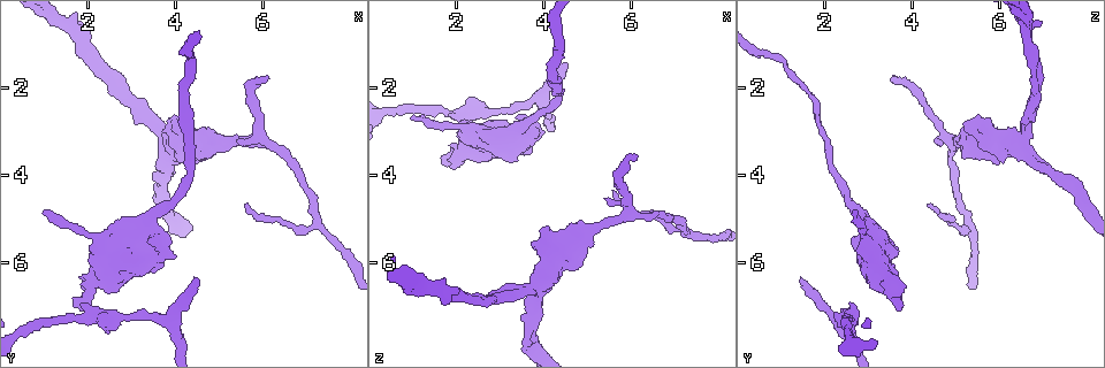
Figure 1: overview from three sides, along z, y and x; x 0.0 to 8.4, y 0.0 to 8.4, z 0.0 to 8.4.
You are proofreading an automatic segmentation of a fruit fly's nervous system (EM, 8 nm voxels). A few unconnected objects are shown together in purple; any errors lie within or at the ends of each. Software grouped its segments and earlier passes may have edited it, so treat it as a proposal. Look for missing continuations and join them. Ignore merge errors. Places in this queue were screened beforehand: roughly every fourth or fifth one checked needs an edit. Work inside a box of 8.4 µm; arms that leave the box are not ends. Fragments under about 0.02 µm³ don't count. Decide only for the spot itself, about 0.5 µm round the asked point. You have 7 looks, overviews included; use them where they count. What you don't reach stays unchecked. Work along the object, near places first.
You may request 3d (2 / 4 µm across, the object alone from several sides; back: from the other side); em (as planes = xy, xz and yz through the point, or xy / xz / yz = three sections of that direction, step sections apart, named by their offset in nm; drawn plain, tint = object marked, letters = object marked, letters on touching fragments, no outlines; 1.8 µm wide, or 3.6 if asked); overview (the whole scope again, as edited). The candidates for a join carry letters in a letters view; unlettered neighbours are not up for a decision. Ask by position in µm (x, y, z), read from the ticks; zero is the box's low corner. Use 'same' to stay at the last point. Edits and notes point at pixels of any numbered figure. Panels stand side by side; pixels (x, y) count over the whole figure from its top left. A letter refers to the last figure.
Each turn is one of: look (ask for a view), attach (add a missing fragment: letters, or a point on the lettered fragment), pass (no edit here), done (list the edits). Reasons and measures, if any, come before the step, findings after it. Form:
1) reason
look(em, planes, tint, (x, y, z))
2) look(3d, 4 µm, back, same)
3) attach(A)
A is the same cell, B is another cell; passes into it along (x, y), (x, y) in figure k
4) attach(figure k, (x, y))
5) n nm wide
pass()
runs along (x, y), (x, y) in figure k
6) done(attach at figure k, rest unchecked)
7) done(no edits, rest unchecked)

free end
look(3d, 4 µm, (4.50, 6.35, 1.40))

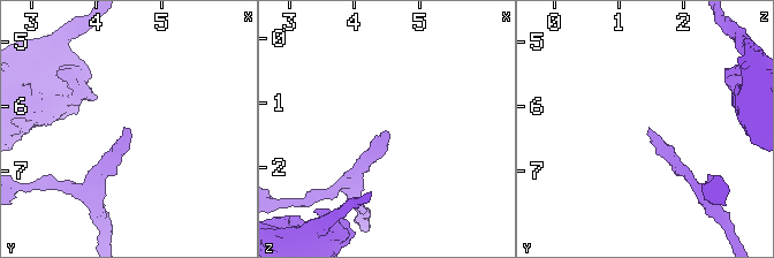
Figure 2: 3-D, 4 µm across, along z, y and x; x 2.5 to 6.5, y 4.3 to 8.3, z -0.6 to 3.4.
need the tissue
look(em, xy, step 4, tint, (4.55, 6.40, 1.45))

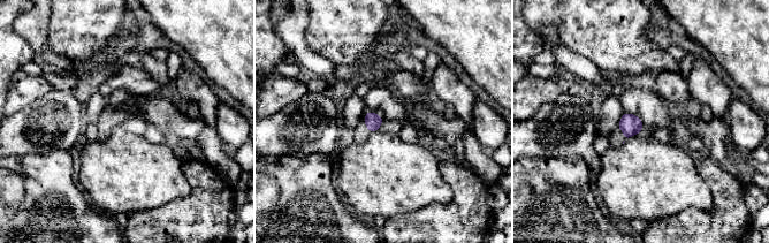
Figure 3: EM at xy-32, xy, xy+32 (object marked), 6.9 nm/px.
another direction
look(em, planes, letters, same)

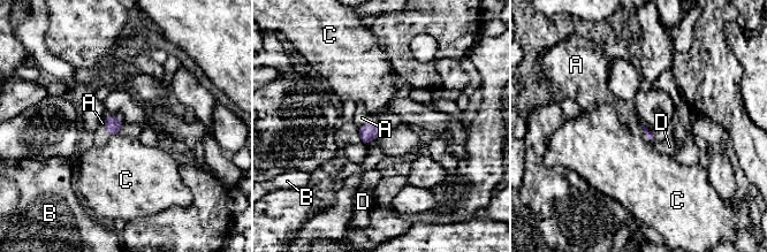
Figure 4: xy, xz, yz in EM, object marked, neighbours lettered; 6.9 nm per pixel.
attach(A)
A is the same cell, B, C and D are other cells; passes into it along (367, 132), (366, 124), (362, 117) in figure 4; the neuron continues

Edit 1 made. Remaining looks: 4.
free end
look(em, 3.6 µm, planes, plain, (1.70, 7.00, 3.60))

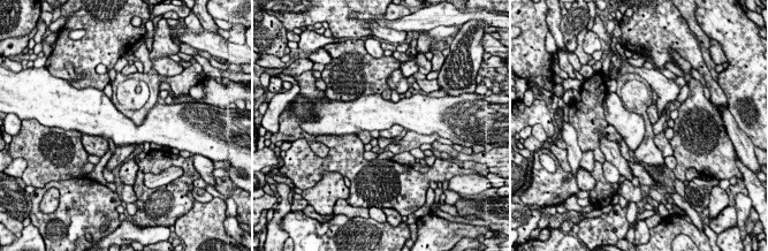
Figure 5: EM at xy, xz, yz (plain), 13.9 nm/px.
what lies round it
look(em, 3.6 µm, planes, letters, same)

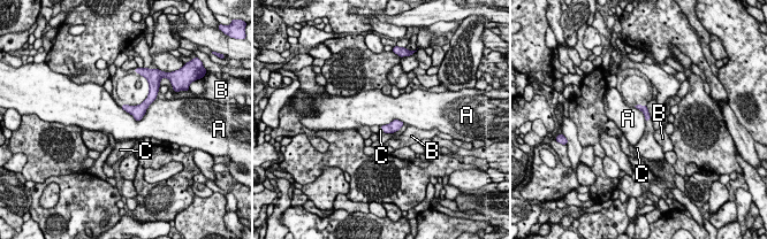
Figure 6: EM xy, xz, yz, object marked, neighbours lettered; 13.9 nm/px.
attach(C)
C is the same cell, A and B are other cells; the neuron continues

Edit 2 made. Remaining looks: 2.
three arms meet
look(3d, 2 µm, back, (5.85, 3.20, 4.95))

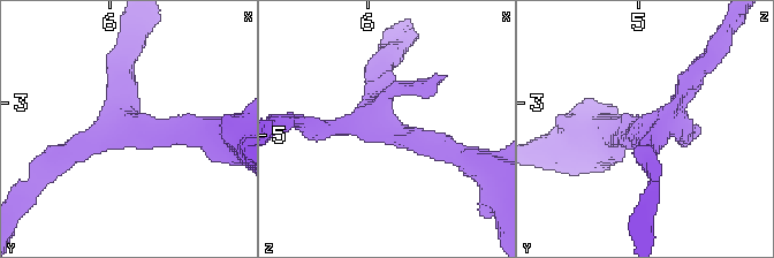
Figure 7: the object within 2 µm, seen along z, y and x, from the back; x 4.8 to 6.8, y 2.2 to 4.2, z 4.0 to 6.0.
need the tissue
look(em, planes, letters, (5.90, 3.20, 4.92))

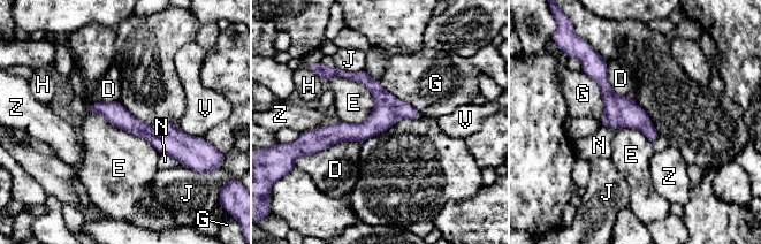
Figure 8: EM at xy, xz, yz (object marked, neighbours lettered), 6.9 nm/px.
150 nm wide
pass()
D, E, G, H, J, N, V and Z are other cells; runs along (417, 115), (313, 137) in figure 8; no lettered fragment goes on from it

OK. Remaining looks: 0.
done(attach at figure 4, attach at figure 6, rest unchecked)

